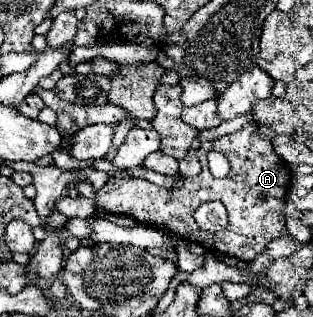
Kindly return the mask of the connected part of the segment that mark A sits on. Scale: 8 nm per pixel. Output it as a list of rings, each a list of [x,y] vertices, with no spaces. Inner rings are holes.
[[[249,121],[239,131],[225,135],[217,141],[207,141],[199,149],[199,161],[203,171],[197,177],[183,179],[183,187],[177,191],[167,191],[163,187],[157,187],[143,179],[115,179],[111,177],[101,191],[95,193],[95,197],[65,197],[59,199],[55,205],[55,211],[63,217],[91,217],[95,209],[111,211],[111,213],[123,213],[135,217],[141,225],[165,225],[165,229],[177,233],[185,241],[195,241],[211,251],[227,253],[231,257],[237,257],[241,261],[253,261],[269,241],[281,237],[287,233],[283,209],[291,191],[293,181],[293,169],[275,153],[273,139],[265,139],[259,135],[259,127]],[[209,151],[221,151],[231,161],[233,169],[227,177],[215,179],[209,171],[207,153]],[[207,201],[221,201],[227,207],[229,213],[229,225],[227,229],[219,233],[207,233],[197,227],[193,213],[201,203]]]

